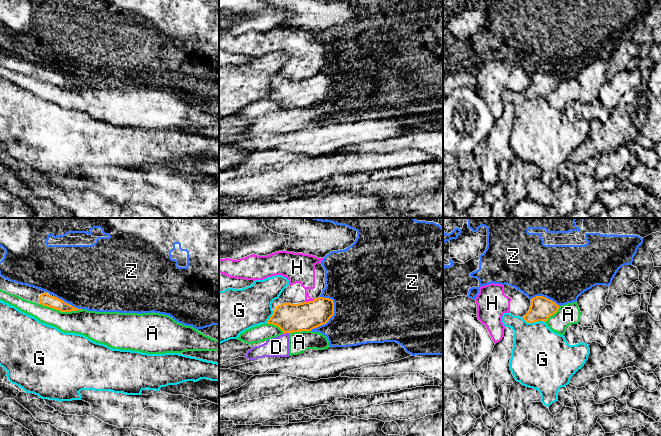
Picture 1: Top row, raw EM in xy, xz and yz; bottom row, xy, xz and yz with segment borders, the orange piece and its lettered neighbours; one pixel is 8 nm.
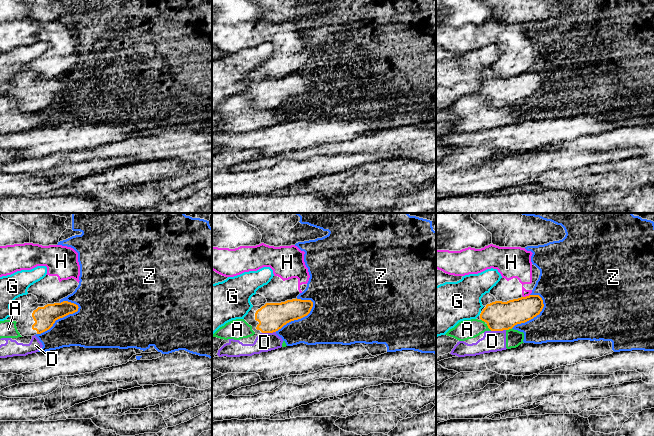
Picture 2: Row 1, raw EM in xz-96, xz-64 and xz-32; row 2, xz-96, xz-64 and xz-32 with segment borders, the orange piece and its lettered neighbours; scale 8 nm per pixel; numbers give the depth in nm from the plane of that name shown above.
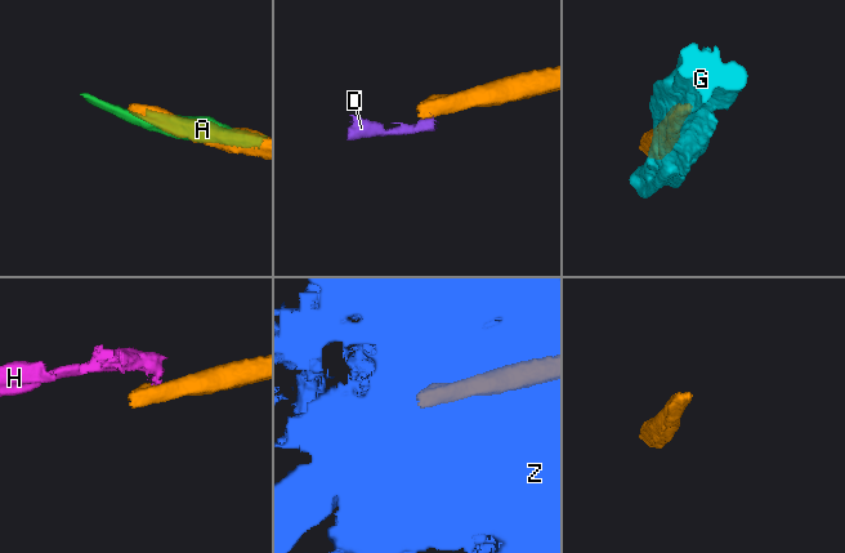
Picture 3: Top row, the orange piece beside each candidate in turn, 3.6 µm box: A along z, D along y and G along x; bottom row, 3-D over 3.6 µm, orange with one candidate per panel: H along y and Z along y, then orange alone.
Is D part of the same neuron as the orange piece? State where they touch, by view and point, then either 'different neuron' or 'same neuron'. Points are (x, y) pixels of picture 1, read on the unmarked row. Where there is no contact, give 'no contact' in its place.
meets orange in xz at (286, 108); different neuron

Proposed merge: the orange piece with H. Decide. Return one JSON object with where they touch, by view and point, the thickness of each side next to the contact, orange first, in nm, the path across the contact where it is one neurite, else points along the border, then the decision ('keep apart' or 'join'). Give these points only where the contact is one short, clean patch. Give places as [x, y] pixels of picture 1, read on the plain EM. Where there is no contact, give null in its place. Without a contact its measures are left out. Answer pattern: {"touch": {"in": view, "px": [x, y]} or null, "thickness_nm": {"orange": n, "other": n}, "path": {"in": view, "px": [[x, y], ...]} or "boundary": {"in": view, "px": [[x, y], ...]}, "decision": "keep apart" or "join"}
{"touch": {"in": "xz", "px": [309, 77]}, "thickness_nm": {"orange": 220, "other": 200}, "boundary": {"in": "xz", "px": [[314, 75], [304, 78]]}, "decision": "keep apart"}

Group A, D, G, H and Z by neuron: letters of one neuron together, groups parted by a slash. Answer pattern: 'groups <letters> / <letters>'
groups A D / G / H / Z

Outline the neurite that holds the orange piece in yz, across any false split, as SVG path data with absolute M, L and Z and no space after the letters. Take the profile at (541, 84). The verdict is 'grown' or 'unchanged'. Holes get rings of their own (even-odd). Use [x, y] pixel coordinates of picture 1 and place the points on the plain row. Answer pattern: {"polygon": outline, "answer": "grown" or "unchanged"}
{"polygon": "M536 72L531 75L530 85L524 92L524 96L527 99L538 97L546 98L550 92L558 87L558 85L559 81L552 76L543 72Z", "answer": "unchanged"}

